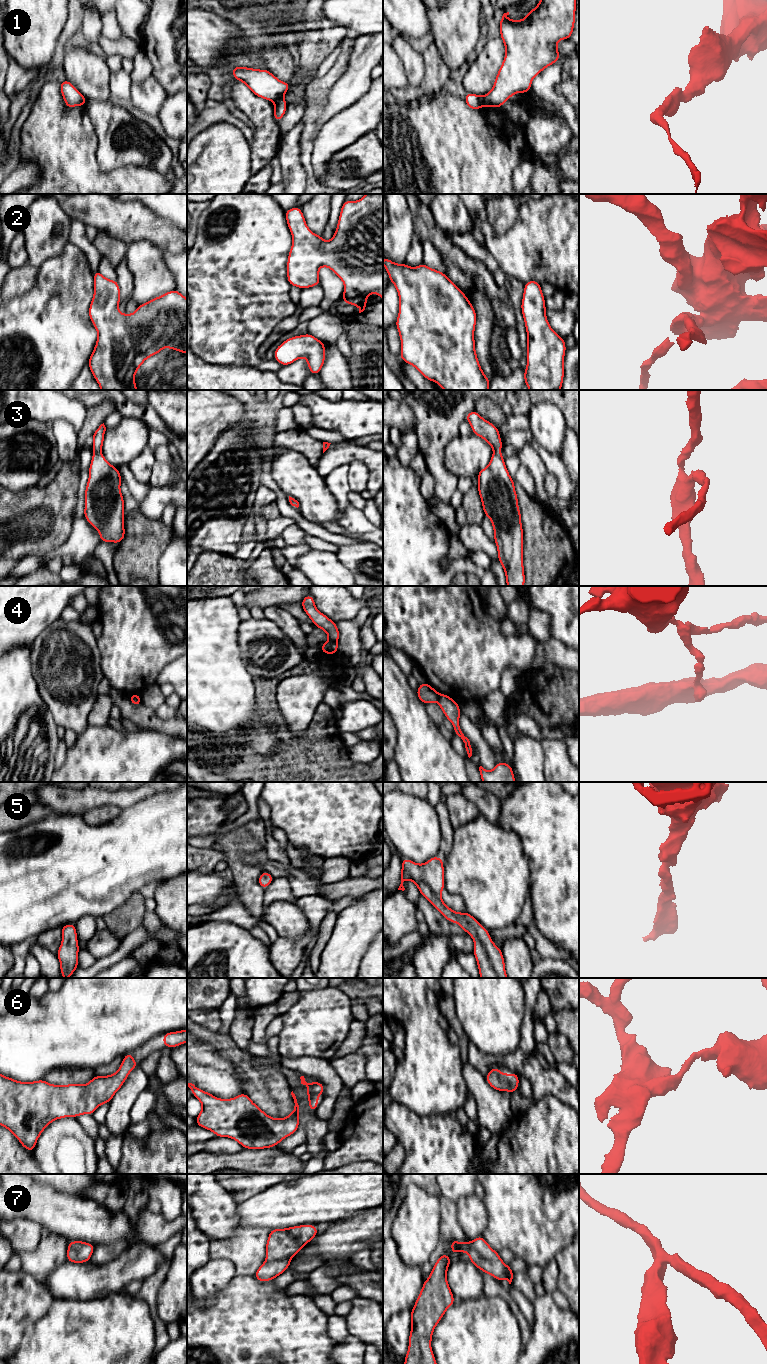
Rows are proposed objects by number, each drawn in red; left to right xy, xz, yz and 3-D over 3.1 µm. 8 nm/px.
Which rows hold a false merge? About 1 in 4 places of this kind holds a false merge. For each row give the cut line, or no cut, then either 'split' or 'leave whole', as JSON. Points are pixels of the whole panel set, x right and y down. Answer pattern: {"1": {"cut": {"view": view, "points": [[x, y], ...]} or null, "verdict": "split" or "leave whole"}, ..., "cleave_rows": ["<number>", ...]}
{"1": {"cut": {"view": "yz", "points": [[483, 96], [482, 105]]}, "verdict": "split"}, "2": {"cut": null, "verdict": "leave whole"}, "3": {"cut": null, "verdict": "leave whole"}, "4": {"cut": {"view": "xz", "points": [[329, 639], [336, 642]]}, "verdict": "split"}, "5": {"cut": null, "verdict": "leave whole"}, "6": {"cut": null, "verdict": "leave whole"}, "7": {"cut": null, "verdict": "leave whole"}, "cleave_rows": ["1", "4"]}

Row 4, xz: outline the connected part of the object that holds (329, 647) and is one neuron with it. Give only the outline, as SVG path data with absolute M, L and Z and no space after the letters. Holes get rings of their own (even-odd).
M327 641L320 646L321 652L324 654L333 654L336 655L338 652L338 644L337 642Z

